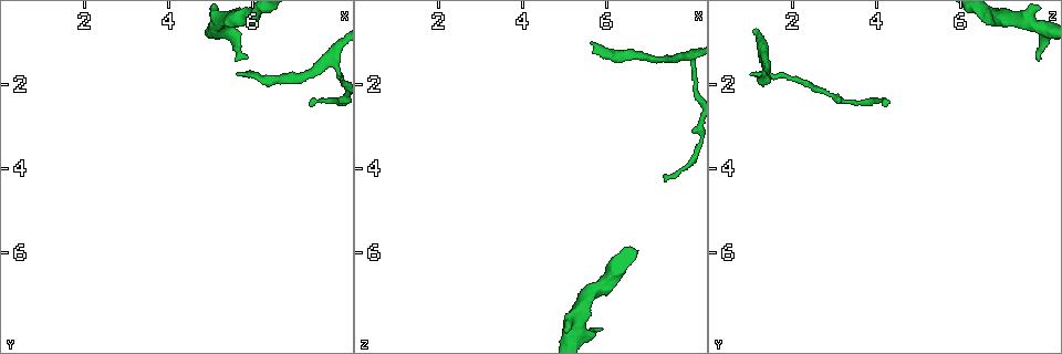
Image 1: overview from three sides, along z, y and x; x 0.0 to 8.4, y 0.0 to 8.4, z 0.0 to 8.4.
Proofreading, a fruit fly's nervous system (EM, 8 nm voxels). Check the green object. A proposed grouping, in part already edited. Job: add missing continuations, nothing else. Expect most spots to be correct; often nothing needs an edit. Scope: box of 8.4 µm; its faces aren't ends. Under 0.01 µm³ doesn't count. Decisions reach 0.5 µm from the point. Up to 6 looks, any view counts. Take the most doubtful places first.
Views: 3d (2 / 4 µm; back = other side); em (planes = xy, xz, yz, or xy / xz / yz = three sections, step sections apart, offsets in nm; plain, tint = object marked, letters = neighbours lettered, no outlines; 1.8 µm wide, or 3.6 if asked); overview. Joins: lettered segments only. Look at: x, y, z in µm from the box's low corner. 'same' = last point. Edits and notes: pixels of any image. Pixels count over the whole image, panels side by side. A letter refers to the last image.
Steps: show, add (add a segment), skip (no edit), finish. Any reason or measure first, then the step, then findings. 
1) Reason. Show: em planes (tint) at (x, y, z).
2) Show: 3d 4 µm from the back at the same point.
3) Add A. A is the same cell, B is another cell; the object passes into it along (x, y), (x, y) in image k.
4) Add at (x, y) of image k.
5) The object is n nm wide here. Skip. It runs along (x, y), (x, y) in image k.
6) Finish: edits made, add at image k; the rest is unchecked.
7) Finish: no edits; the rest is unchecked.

Branch stops here. Show: 3d 2 µm at (5.90, 1.35, 7.80).

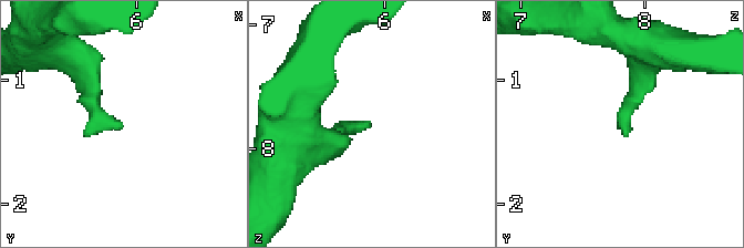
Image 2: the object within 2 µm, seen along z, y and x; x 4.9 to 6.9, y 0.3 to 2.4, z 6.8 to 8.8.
Show: em planes (plain) at (5.90, 1.36, 7.78).

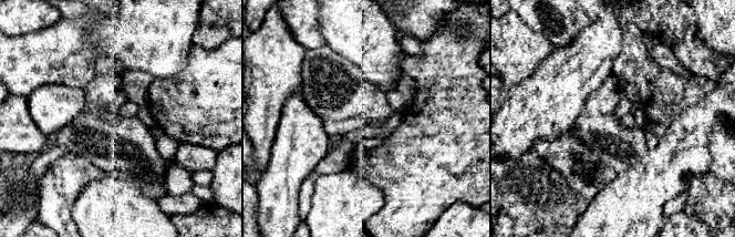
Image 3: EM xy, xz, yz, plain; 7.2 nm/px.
Show: em planes (letters) at the same point.

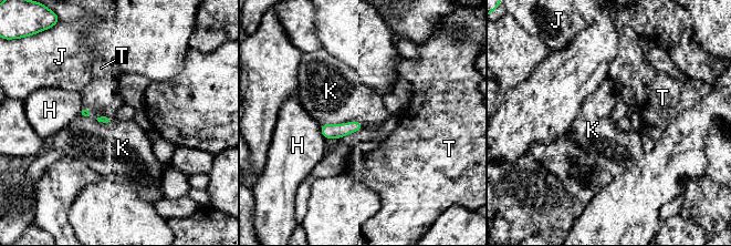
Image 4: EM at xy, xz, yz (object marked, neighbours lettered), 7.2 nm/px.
Skip. H, J, K and T are other cells; a border runs along (363, 124), (350, 121), (321, 125) in image 4; none of them fits.

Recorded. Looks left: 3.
Thin end. Show: 3d 2 µm at (5.60, 1.75, 1.05).

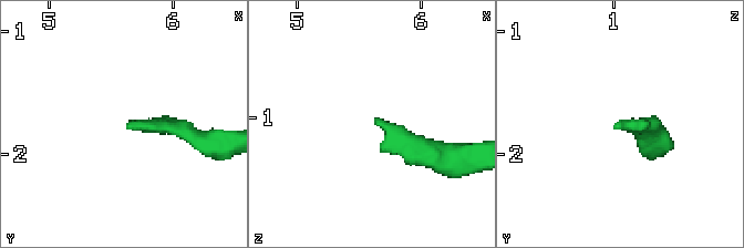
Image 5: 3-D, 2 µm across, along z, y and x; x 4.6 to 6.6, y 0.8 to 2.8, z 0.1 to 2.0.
Show: em xy step 4 (plain) at (5.66, 1.82, 1.04).

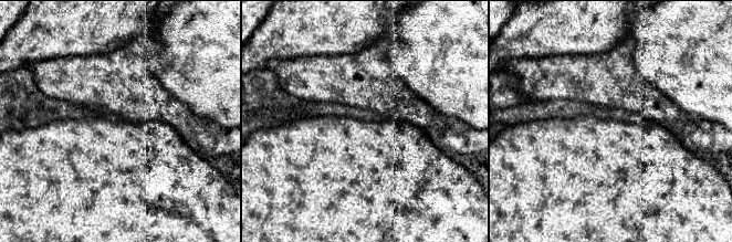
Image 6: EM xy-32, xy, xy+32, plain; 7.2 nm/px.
See the neighbours. Show: em xy step 4 (letters) at the same point.

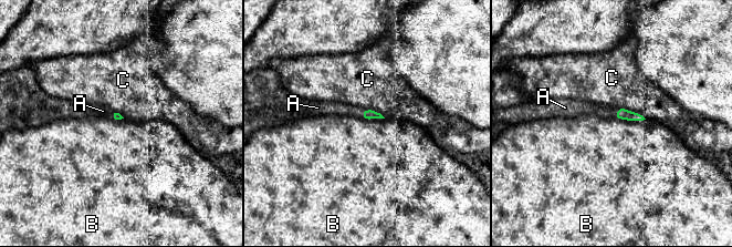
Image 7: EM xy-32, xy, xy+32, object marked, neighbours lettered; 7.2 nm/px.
Add A. A is the same cell, B and C are other cells; the object passes into it along (621, 113), (616, 113), (583, 107) in image 7; the neuron continues.

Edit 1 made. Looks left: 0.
Finish: edits made, add at image 7; the rest is unchecked.

